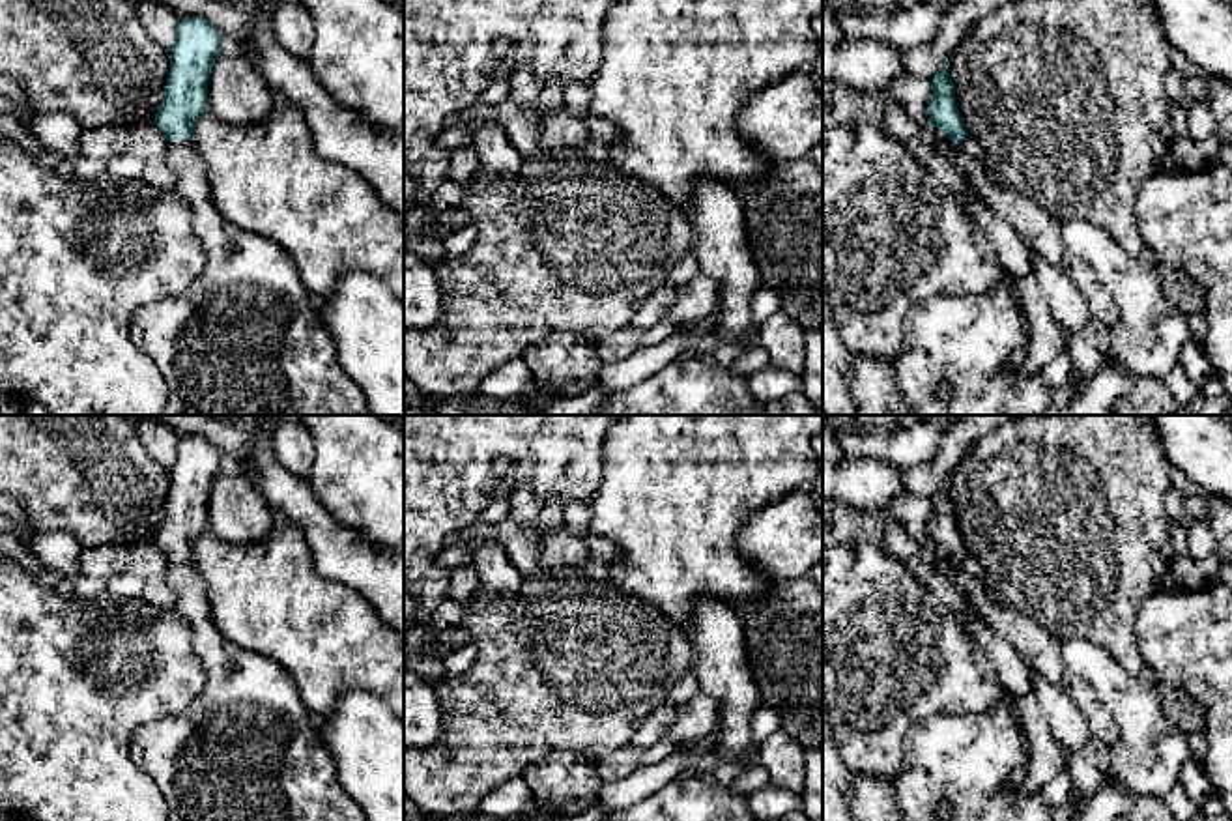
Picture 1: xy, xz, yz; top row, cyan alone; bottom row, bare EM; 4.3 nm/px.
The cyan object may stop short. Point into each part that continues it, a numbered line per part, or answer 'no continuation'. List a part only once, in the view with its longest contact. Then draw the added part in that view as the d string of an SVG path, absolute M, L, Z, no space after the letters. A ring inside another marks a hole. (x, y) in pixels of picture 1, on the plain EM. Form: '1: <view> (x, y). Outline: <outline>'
1: xy (245, 748). Outline: M193 559L168 561L166 583L176 593L174 610L187 621L187 625L193 630L194 653L202 662L206 677L202 692L179 714L146 722L135 731L131 739L129 756L133 763L157 784L168 806L166 821L366 821L361 806L340 787L337 780L335 759L325 742L322 741L320 720L299 699L299 692L288 671L273 658L265 658L254 651L247 651L228 641L219 632L219 628L211 619L211 608L208 602L208 585L194 572Z

